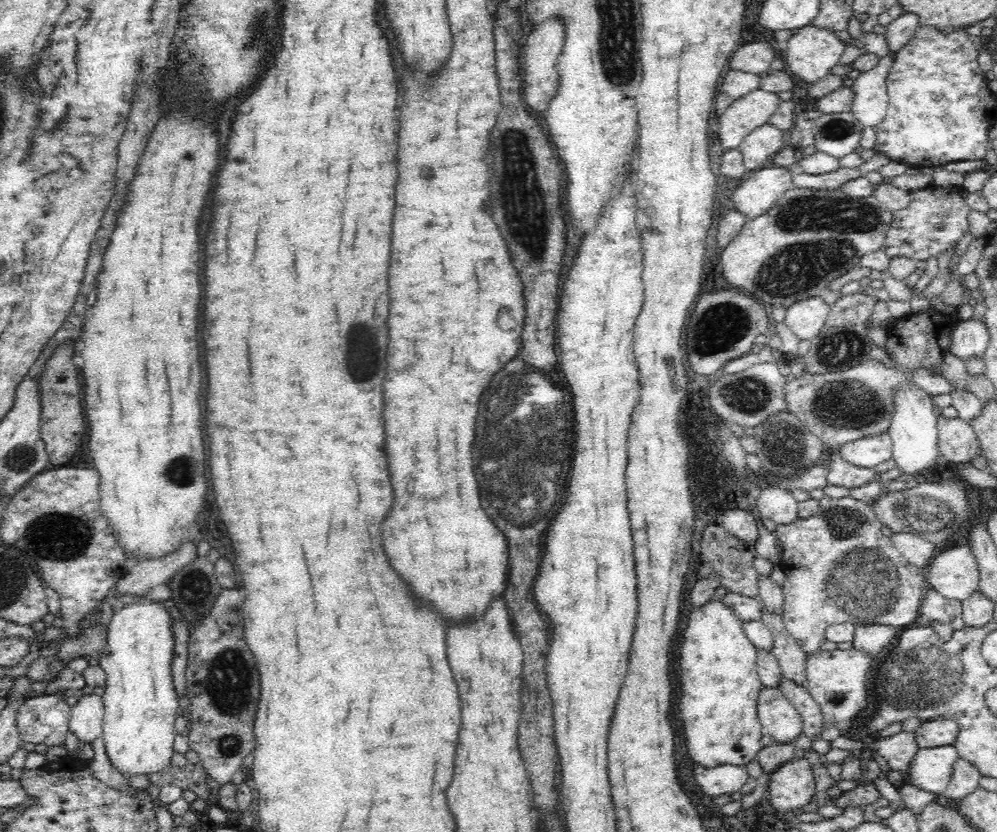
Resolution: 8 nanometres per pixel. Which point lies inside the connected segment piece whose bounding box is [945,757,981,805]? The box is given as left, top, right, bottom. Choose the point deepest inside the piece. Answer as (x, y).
(965, 779)

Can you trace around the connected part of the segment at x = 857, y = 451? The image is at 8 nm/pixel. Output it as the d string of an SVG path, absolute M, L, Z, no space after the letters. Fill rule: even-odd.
M889 431L874 434L847 442L838 450L840 456L850 464L860 468L874 469L878 464L886 462L892 456L892 439Z

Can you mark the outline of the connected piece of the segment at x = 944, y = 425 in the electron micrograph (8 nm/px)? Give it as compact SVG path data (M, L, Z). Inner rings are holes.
M937 417L938 450L942 461L948 463L970 463L980 455L980 445L975 430L959 417Z

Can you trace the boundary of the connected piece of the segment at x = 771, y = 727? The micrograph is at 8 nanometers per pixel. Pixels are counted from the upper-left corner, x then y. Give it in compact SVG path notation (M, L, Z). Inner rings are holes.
M764 686L757 702L757 717L769 736L780 744L794 744L794 739L803 733L803 720L799 711L777 688Z

